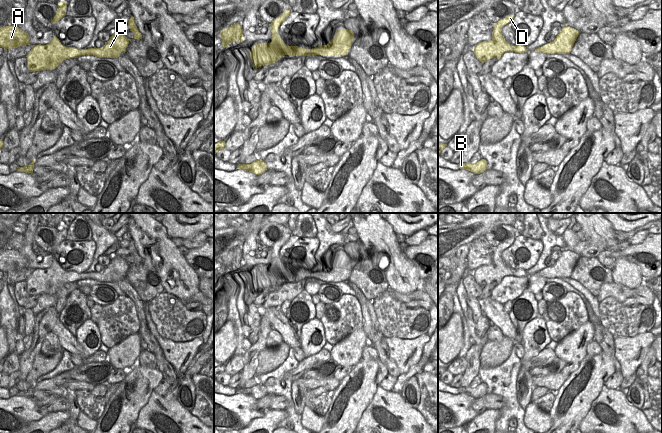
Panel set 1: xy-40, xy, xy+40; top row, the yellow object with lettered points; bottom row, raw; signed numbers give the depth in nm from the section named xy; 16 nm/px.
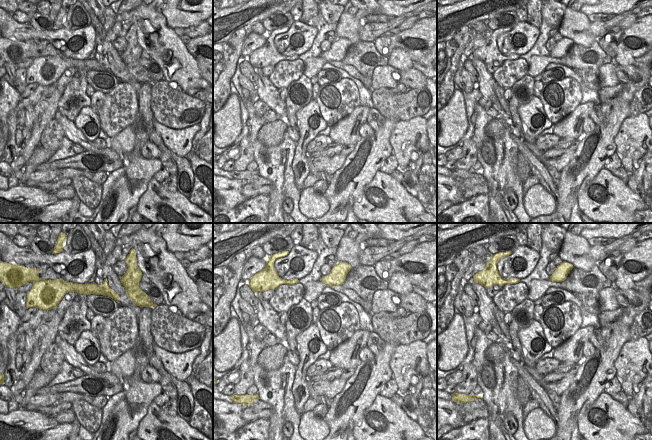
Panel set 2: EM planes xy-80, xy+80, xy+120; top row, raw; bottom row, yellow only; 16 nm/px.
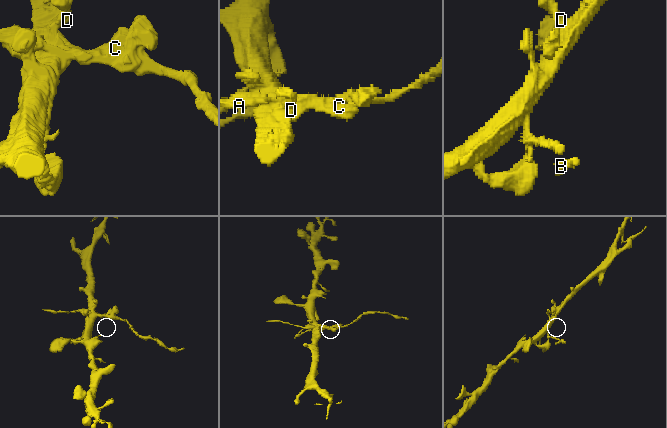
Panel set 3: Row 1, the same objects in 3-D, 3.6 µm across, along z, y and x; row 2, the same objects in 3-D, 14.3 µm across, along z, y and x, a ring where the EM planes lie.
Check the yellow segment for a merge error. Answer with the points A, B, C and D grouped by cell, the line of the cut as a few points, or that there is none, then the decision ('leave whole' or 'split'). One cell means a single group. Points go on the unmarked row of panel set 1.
A C / B D; cut in xy-40 along (67, 271), (60, 281); split

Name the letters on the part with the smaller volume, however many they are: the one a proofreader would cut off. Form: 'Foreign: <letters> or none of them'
Foreign: A, C.

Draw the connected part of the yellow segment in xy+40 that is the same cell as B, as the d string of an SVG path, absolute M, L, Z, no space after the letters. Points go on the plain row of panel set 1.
M481 383L480 385L476 387L459 387L460 393L466 393L468 395L473 396L474 398L480 398L488 393L487 385L485 383Z

